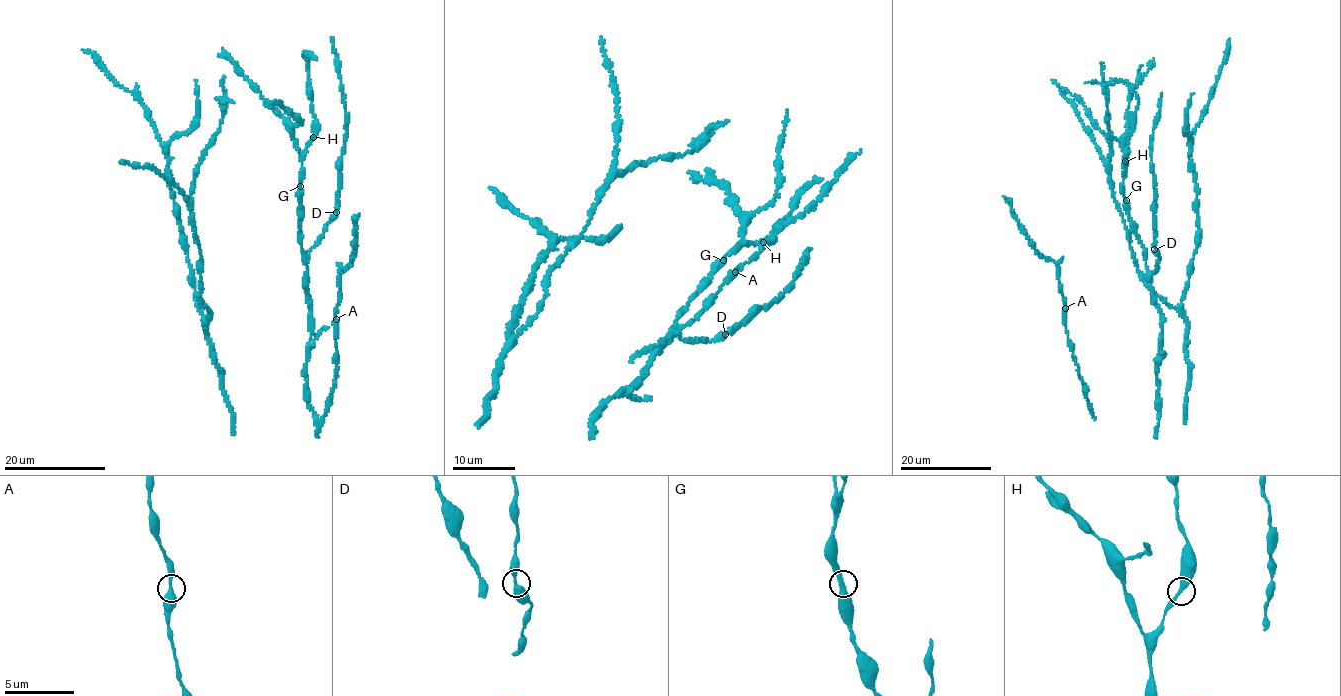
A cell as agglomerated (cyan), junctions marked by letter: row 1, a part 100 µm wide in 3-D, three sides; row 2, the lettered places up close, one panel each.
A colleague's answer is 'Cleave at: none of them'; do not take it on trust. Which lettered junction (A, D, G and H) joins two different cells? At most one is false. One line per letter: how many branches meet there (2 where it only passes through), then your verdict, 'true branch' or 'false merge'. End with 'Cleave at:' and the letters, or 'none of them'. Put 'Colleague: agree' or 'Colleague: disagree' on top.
Colleague: agree
A: 2 branches meet; true branch
D: 2 branches meet; true branch
G: 2 branches meet; true branch
H: 2 branches meet; true branch
Cleave at: none of them

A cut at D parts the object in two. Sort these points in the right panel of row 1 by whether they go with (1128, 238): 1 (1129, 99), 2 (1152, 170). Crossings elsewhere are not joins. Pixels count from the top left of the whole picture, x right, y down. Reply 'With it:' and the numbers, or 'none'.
With it: 1

